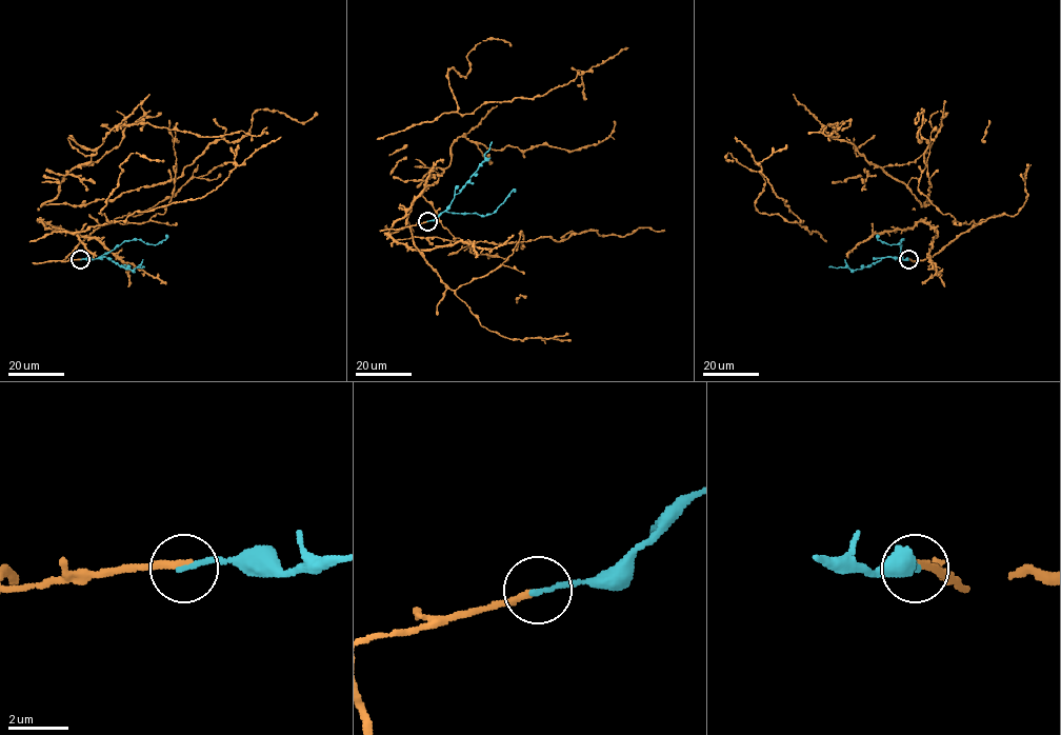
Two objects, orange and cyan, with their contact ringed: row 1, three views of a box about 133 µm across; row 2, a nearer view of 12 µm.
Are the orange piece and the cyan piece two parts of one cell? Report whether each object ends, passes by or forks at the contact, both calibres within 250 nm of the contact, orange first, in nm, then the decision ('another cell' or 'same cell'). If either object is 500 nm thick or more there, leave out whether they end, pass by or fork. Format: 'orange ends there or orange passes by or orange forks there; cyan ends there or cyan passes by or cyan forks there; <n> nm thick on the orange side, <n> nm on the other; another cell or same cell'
orange ends there; cyan ends there; 220 nm thick on the orange side, 180 nm on the other; same cell

